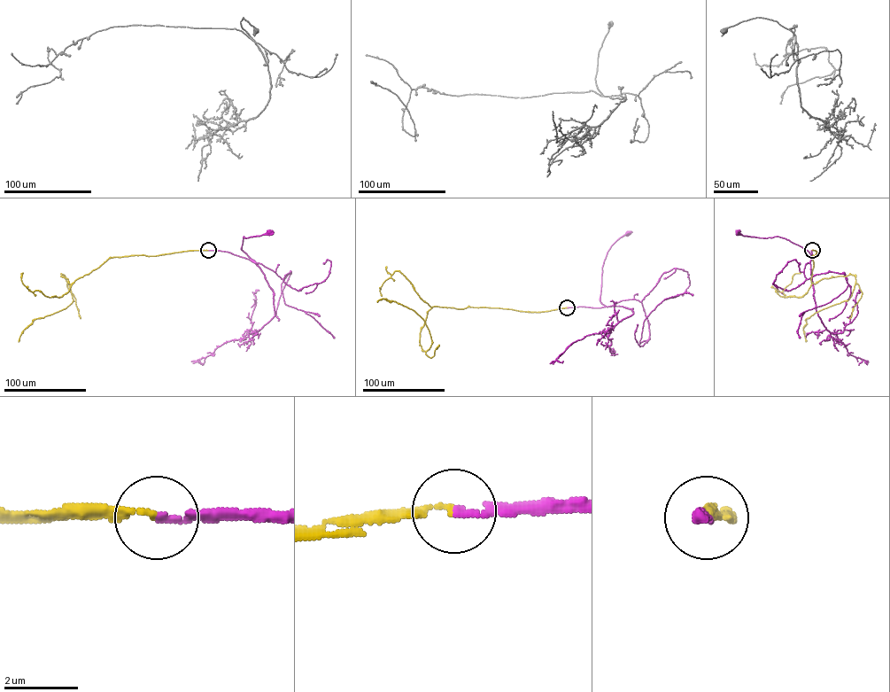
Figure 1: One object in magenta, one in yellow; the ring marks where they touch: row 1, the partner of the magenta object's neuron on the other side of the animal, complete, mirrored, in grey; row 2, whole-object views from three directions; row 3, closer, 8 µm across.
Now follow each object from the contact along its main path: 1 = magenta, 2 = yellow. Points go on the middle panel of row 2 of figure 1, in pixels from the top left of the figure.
1: (566, 307), (614, 305), (606, 307), (600, 301), (602, 266), (611, 246), (627, 233)
2: (566, 307), (530, 312), (433, 307), (420, 333), (424, 351), (432, 344), (424, 320), (395, 301), (377, 301)

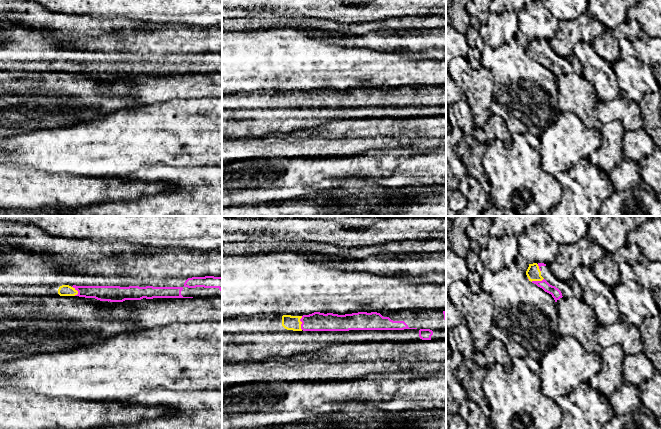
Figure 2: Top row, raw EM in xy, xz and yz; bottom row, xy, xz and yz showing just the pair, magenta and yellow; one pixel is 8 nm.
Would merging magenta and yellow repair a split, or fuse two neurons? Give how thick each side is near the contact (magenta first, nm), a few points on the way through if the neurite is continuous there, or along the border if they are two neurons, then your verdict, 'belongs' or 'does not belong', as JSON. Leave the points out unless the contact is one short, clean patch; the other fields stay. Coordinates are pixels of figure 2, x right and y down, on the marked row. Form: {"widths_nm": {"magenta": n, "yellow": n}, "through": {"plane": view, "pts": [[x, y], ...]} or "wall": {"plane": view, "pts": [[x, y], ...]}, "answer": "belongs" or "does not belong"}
{"widths_nm": {"magenta": 150, "yellow": 120}, "through": {"plane": "xz", "pts": [[317, 321], [302, 323], [289, 322]]}, "answer": "belongs"}

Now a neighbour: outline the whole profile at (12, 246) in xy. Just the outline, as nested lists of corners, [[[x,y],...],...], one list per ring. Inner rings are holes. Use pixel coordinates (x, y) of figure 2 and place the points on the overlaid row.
[[[9,241],[6,243],[0,243],[0,246],[3,246],[5,248],[10,248],[11,250],[15,250],[15,251],[24,251],[24,252],[32,253],[36,256],[39,256],[38,253],[31,252],[30,250],[27,250],[26,248],[24,248],[18,244],[11,243]]]

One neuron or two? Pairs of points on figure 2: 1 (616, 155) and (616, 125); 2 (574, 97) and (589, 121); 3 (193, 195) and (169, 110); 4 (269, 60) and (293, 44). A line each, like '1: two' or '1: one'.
1: one
2: one
3: two
4: two

